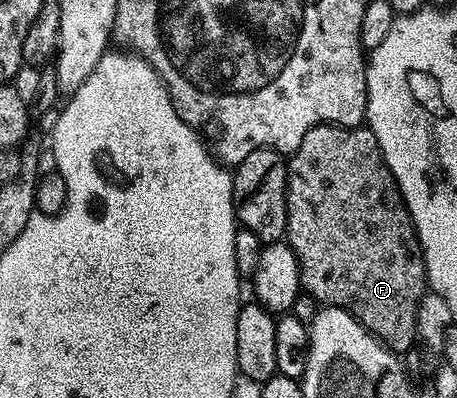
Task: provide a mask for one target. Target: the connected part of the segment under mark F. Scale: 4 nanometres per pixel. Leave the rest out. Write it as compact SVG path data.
M318 123L316 127L313 127L309 130L307 137L303 137L303 141L299 145L299 149L295 152L292 152L292 154L288 156L287 166L289 168L289 189L287 191L287 207L289 209L289 213L287 217L285 239L287 240L289 247L295 253L297 264L301 267L301 286L303 288L304 294L315 297L318 301L318 304L324 305L326 307L342 307L344 311L350 311L352 315L357 320L359 320L359 322L362 323L364 327L366 327L370 331L370 333L372 333L372 335L377 336L377 338L380 339L381 342L389 348L389 350L398 353L404 353L404 351L411 350L413 347L413 342L415 342L417 339L417 314L419 314L421 311L421 298L424 297L425 291L427 295L427 280L425 277L425 252L421 250L421 242L417 240L417 230L415 229L415 225L413 224L413 218L411 217L411 213L407 209L407 205L403 201L403 197L401 196L400 189L397 187L395 177L387 169L385 158L383 157L381 150L379 149L379 141L375 141L375 133L371 133L368 126L365 125L362 125L360 127L339 127L336 123Z

